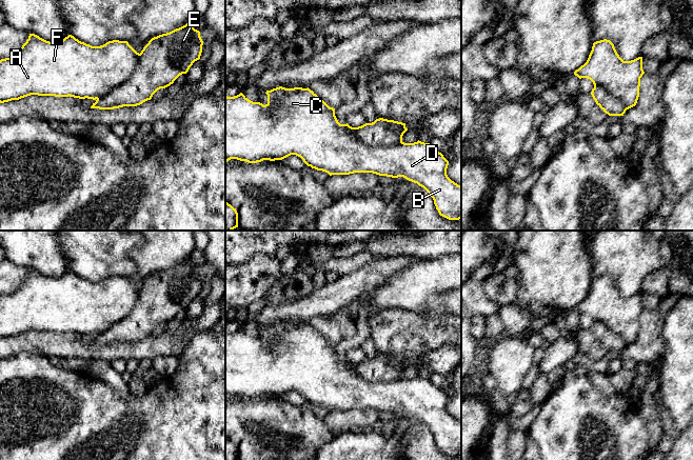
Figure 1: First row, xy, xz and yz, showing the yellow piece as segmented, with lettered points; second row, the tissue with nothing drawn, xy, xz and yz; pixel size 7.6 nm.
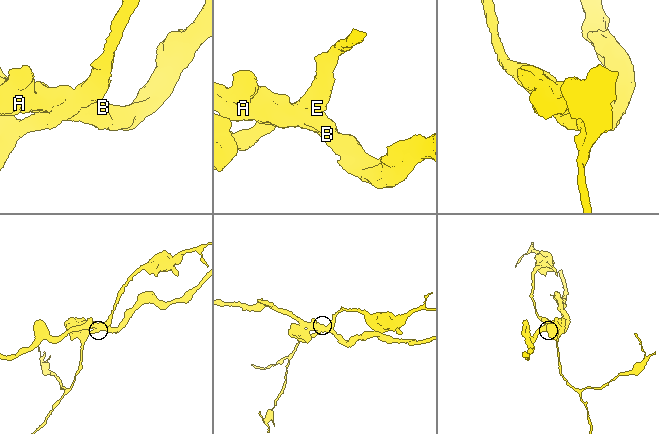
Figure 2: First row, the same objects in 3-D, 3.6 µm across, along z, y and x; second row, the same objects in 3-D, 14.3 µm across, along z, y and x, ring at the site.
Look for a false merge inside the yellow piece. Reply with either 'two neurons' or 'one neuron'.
two neurons

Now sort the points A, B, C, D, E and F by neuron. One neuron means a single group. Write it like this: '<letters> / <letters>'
A B C D F / E

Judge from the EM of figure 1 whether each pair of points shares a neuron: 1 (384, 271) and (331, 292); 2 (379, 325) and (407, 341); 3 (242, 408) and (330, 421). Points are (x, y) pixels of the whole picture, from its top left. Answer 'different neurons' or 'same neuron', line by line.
1: same neuron
2: same neuron
3: different neurons

